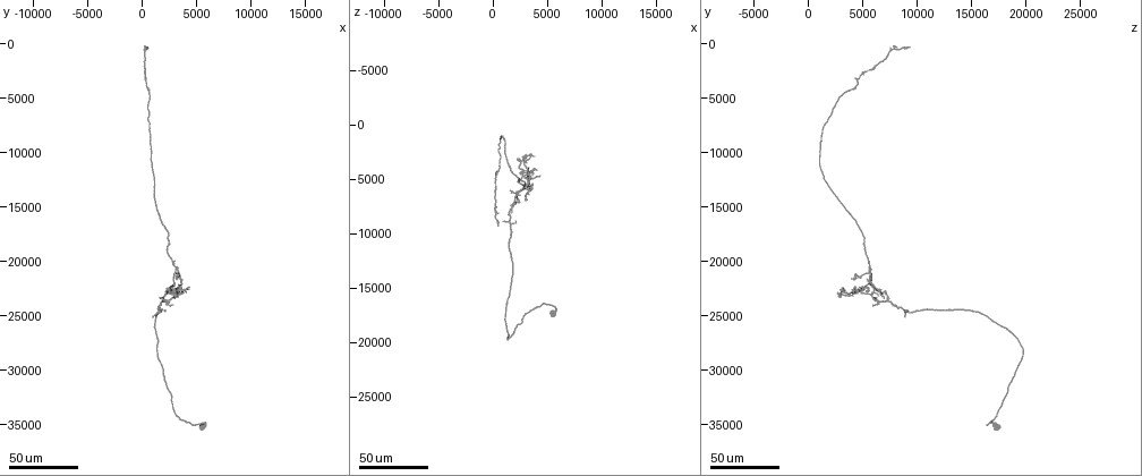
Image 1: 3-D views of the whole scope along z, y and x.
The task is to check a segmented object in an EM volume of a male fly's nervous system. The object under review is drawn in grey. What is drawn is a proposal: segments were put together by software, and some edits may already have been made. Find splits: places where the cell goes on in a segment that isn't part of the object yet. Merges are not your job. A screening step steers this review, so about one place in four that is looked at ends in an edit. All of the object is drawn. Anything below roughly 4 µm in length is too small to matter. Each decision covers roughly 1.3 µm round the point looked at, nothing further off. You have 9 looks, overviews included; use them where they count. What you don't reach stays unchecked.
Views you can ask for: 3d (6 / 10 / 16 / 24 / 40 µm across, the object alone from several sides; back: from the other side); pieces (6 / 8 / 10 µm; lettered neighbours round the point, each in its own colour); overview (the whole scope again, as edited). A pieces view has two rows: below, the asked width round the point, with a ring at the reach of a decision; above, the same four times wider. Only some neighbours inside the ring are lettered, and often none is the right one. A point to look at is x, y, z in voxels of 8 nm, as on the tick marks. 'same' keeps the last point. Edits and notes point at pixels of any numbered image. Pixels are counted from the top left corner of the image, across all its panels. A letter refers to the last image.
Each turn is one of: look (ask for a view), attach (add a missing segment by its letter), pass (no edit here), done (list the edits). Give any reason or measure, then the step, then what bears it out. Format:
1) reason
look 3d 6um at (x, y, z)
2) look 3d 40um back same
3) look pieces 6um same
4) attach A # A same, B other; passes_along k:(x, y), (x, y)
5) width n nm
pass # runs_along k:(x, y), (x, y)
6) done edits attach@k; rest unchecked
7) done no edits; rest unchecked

free end
look 3d 24um at (3400, 22200, 4400)

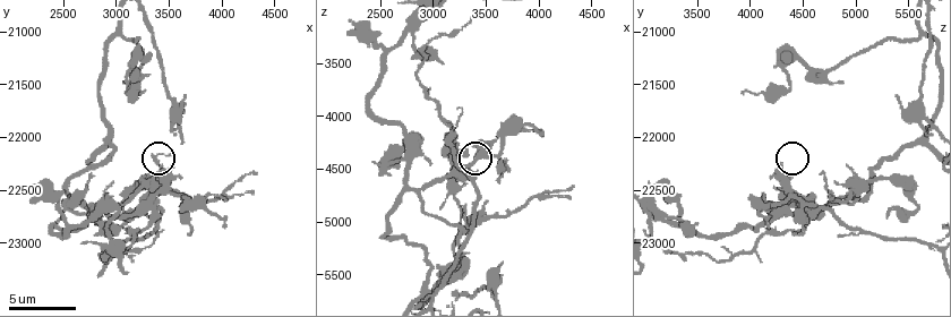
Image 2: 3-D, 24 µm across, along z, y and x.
look pieces 8um at (3600, 22380, 4180)

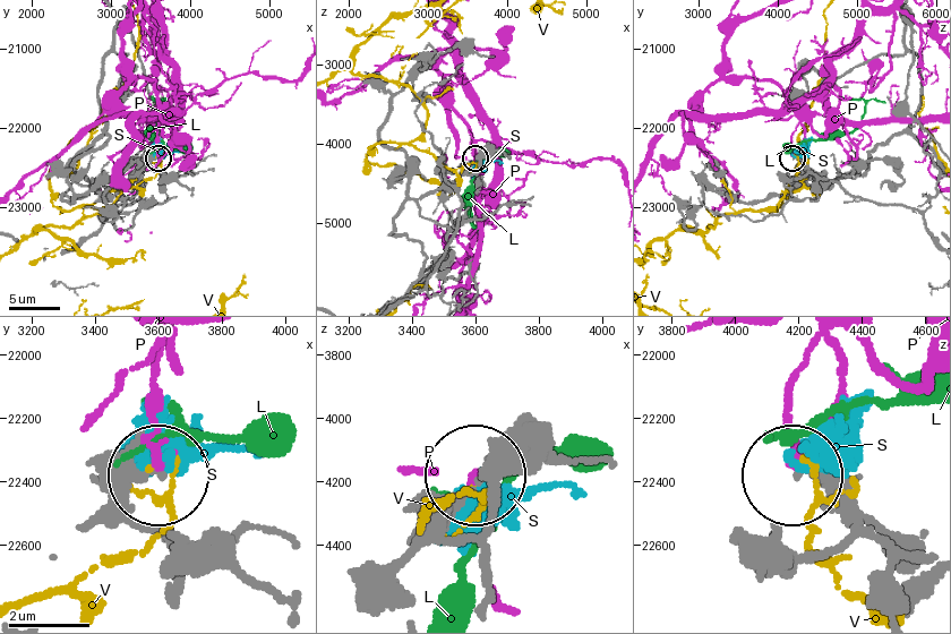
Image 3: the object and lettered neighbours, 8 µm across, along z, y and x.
pass # L other, P other, S other, V other; runs_along 3:(932, 234), (917, 211), (850, 195), (794, 157); no lettered segment goes on from it

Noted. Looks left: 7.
branch stops here
look 3d 40um at (1200, 25000, 8800)

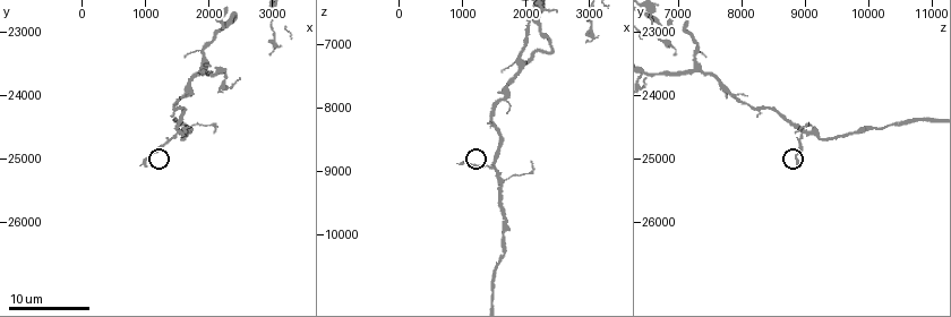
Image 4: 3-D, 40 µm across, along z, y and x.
look pieces 10um at (950, 25100, 8900)

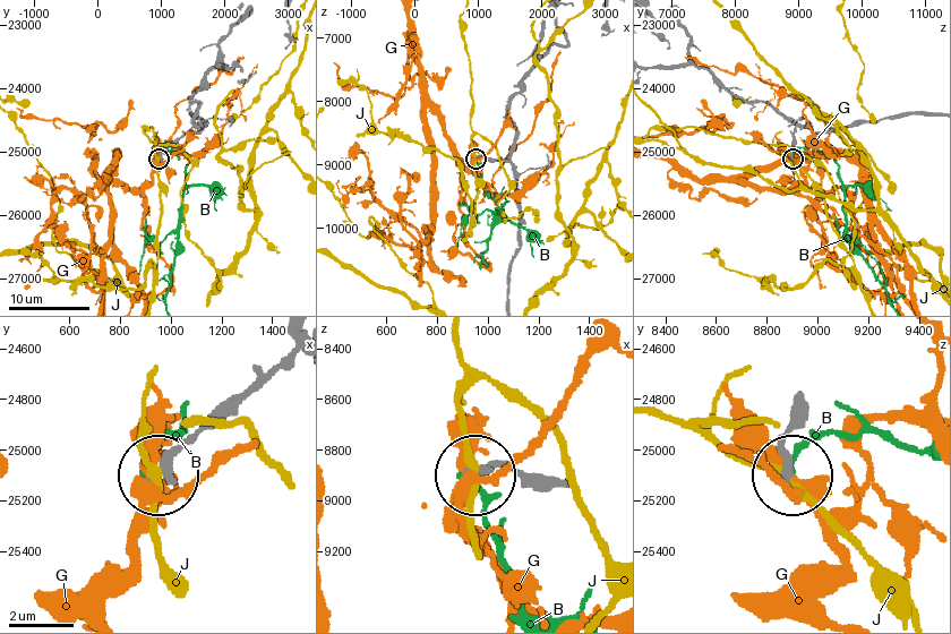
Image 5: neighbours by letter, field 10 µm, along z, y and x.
pass # B other, G other, J other; runs_along 5:(551, 480), (528, 480), (495, 464), (481, 469); no lettered segment goes on from it

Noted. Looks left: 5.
free end
look 3d 24um at (1600, 23200, 6000)

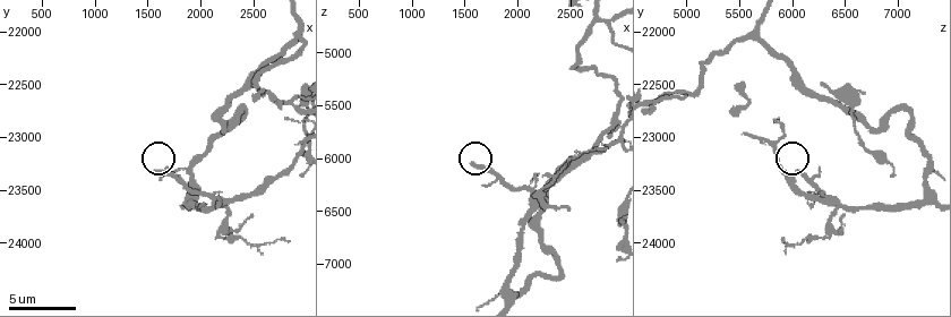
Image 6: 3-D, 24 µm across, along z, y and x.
look pieces 6um at (1560, 23320, 6060)

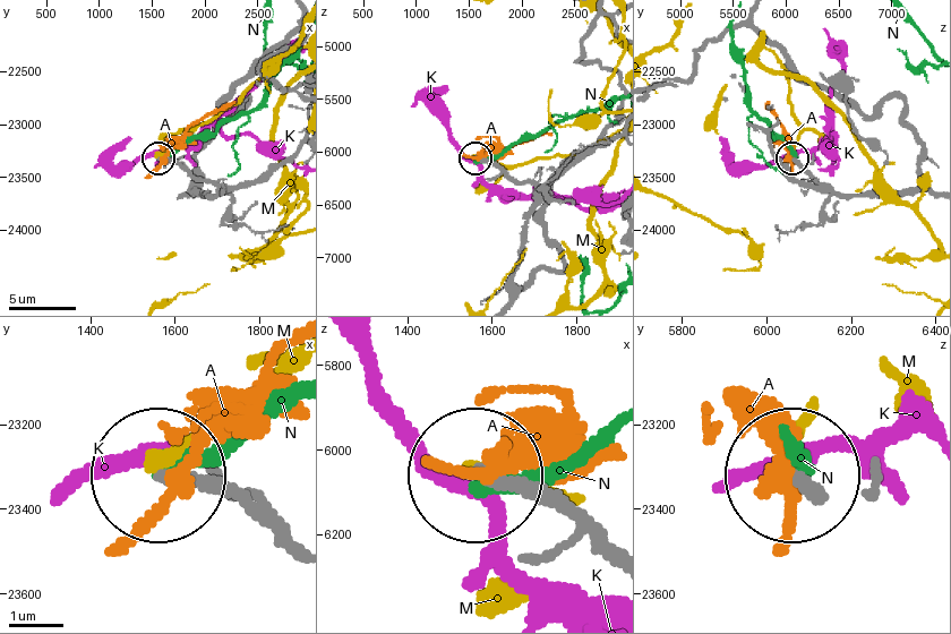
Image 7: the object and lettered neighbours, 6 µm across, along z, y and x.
pass # A other, K other, M other, N other; runs_along 7:(510, 298), (533, 190), (478, 161); none of them fits

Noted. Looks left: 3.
look 3d 40um at (600, 200, 9400)

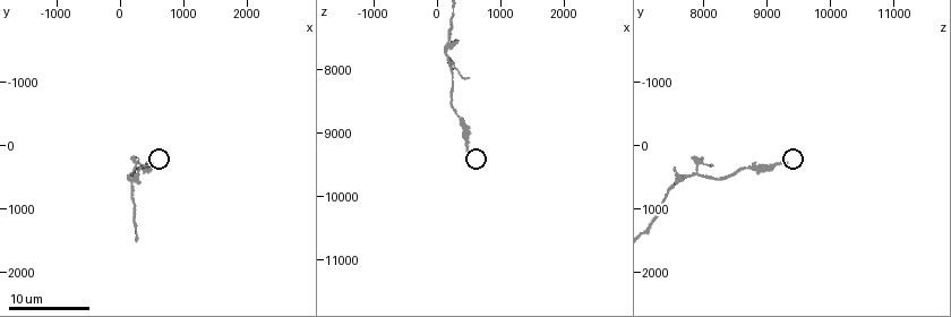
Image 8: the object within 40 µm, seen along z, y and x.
what lies round it
look pieces 6um at (500, 250, 9300)

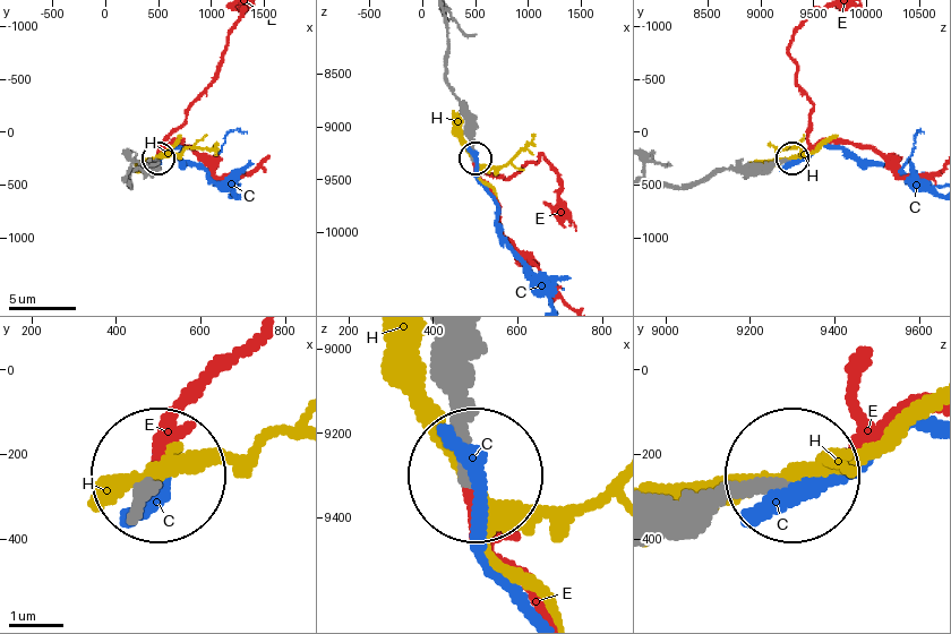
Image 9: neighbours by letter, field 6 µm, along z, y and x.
width 240 nm
attach E # C other, E same, H other; passes_along 9:(442, 347), (478, 531), (545, 611); it goes on there

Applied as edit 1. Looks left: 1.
done edits attach@9; rest unchecked

